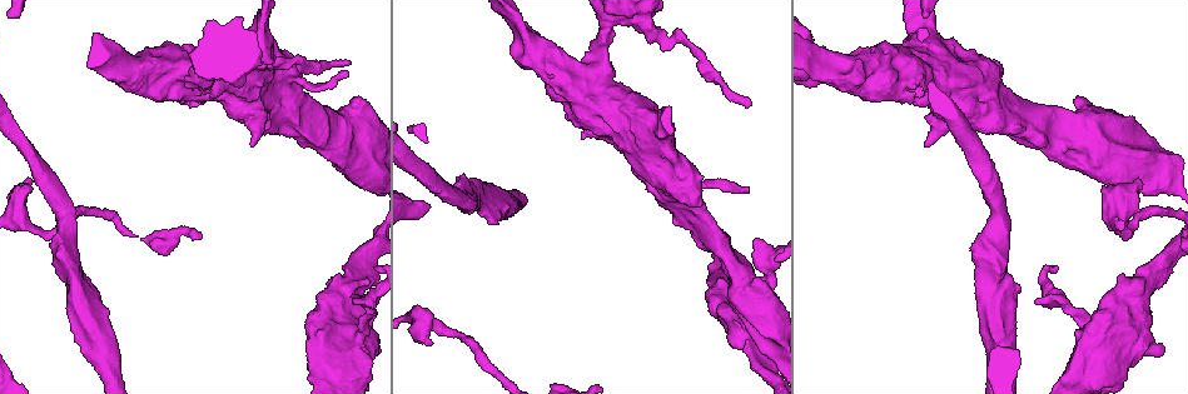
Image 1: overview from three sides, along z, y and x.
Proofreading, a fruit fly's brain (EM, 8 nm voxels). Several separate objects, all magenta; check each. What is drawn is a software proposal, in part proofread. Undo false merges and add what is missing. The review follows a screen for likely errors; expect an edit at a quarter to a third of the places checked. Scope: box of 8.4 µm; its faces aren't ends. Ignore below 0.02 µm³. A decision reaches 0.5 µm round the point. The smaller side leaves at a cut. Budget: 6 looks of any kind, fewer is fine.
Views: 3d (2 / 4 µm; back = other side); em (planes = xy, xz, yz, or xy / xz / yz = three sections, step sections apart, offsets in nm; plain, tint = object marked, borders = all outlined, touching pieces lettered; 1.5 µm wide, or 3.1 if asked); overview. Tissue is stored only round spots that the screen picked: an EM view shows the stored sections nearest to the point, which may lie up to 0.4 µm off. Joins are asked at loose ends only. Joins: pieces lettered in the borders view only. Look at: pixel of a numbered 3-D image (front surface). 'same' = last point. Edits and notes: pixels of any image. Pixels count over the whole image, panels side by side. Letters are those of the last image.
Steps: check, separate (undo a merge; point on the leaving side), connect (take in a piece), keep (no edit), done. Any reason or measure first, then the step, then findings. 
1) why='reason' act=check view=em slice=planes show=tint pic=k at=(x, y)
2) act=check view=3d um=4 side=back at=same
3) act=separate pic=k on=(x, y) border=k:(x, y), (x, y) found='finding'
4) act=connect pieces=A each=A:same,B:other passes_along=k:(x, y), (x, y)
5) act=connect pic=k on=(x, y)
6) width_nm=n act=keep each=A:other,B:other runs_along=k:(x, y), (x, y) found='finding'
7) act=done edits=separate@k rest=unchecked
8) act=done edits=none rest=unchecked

why='long arm stops here' act=check view=em slice=planes show=borders pic=1 at=(747, 106)

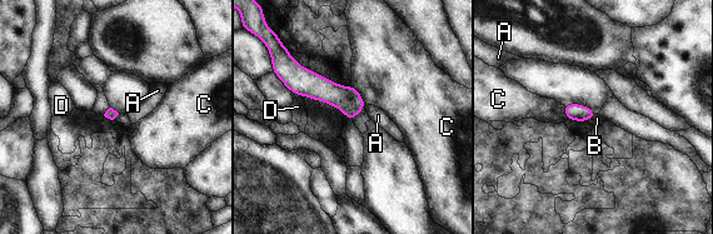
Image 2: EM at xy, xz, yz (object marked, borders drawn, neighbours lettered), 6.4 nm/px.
act=keep each=A:other,B:other,C:other,D:other border=2:(364, 108), (353, 120) found='no lettered piece goes on from it'

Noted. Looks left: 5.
why='free end' act=check view=3d um=4 side=back pic=1 at=(346, 73)

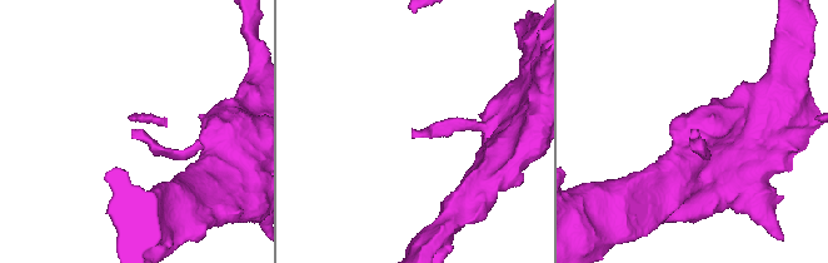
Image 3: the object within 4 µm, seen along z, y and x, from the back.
why='now the EM' act=check view=em slice=xz step=4 show=tint pic=3 at=(411, 128)

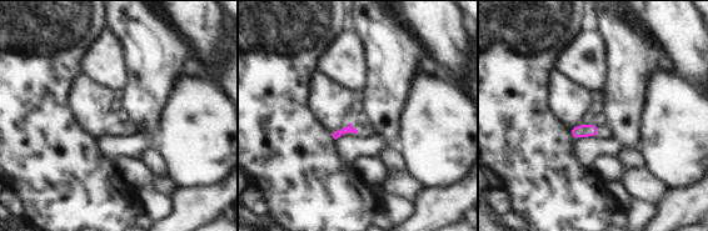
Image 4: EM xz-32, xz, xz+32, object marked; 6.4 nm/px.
act=check view=em slice=planes show=borders at=same

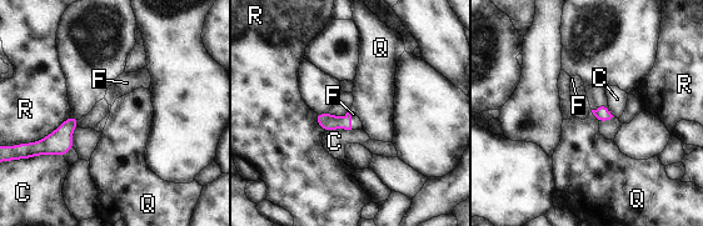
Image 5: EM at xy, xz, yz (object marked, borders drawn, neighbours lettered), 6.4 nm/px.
act=connect pieces=F each=C:other,F:same,Q:other,R:other passes_along=5:(602, 112), (599, 104), (596, 94) found='it goes on there'

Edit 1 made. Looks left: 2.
why='branch stops here' act=check view=em slice=xy step=8 show=borders pic=1 at=(230, 118)

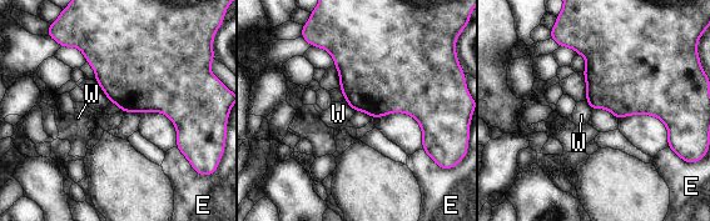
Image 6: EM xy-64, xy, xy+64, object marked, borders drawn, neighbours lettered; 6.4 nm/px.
why='cut it another way' act=check view=em slice=planes show=borders at=same

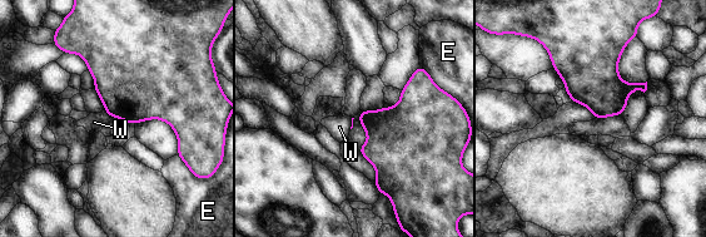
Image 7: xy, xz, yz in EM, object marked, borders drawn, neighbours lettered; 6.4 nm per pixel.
act=keep each=E:other,W:other border=7:(103, 110), (112, 118) found='no lettered piece goes on from it'

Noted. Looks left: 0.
act=done edits=connect@5 rest=unchecked

